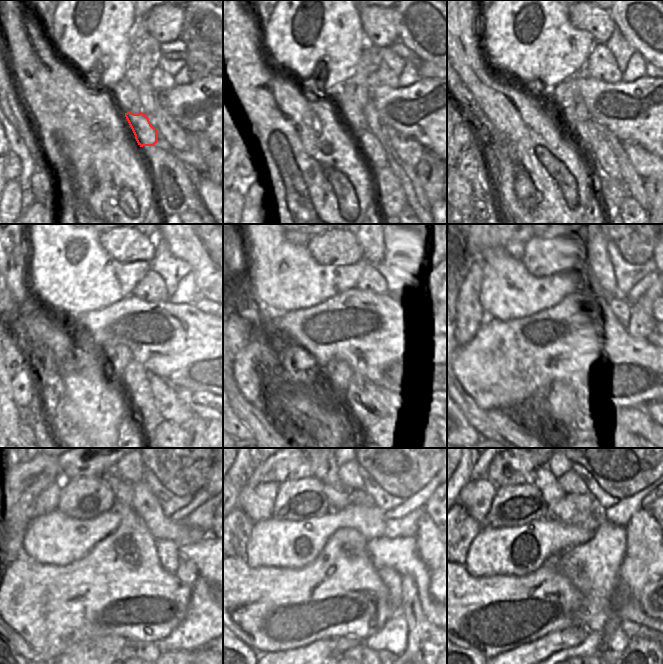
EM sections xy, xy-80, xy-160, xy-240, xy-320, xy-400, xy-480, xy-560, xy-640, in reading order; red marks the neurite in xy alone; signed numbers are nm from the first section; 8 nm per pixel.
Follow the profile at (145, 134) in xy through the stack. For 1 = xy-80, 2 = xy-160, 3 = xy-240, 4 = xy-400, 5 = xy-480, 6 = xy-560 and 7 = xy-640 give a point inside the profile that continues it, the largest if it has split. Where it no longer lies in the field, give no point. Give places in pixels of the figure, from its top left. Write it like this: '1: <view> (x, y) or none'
1: xy-80 (372, 149)
2: xy-160 (604, 161)
3: xy-240 (170, 405)
4: xy-400 (646, 427)
5: xy-480 (202, 651)
6: none
7: none

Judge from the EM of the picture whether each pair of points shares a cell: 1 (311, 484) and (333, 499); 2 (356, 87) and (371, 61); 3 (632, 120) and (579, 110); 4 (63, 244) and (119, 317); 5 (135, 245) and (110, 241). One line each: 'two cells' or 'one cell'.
1: two cells
2: one cell
3: two cells
4: two cells
5: one cell

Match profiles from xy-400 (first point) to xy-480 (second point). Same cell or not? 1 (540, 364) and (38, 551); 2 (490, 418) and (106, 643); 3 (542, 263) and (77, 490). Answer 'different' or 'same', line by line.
1: different
2: same
3: same

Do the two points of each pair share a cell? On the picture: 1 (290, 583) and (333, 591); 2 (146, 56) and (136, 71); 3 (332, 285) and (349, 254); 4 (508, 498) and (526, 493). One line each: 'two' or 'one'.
1: one
2: one
3: two
4: one

